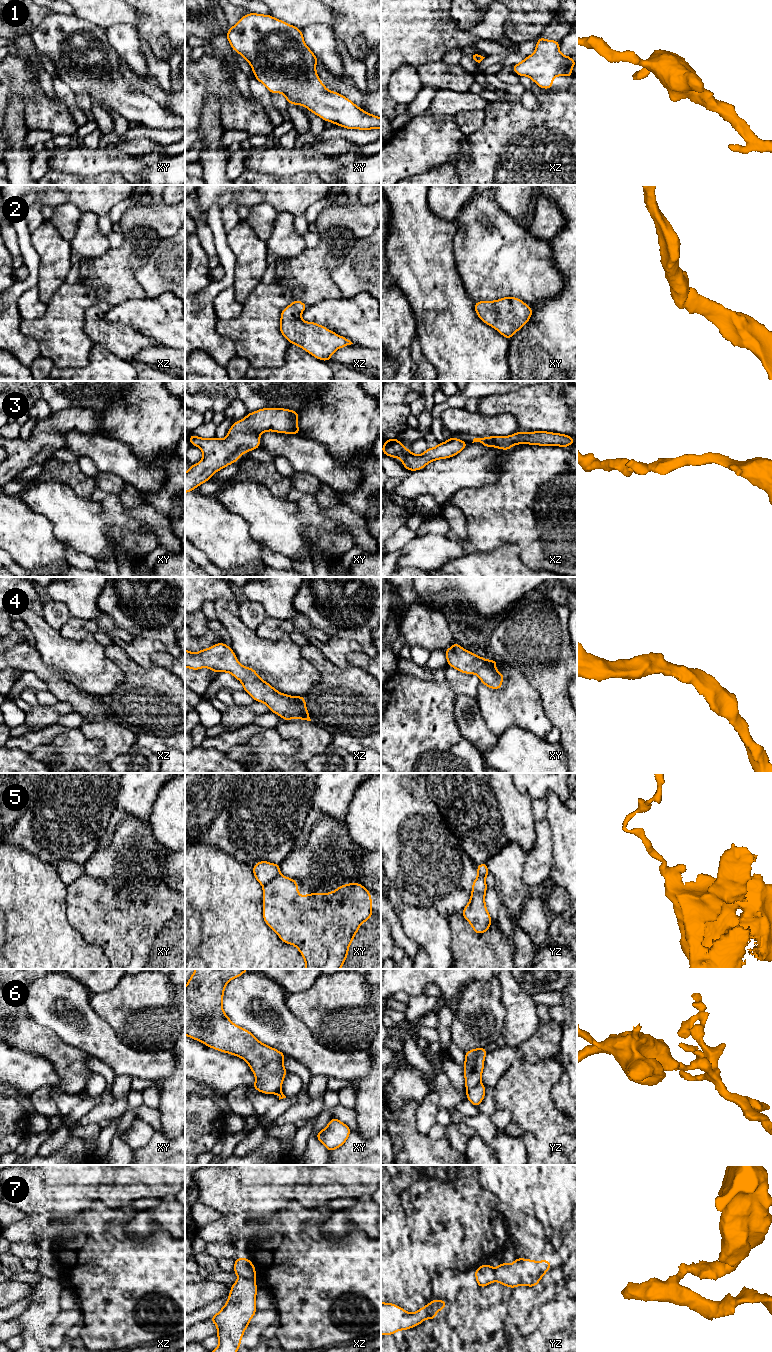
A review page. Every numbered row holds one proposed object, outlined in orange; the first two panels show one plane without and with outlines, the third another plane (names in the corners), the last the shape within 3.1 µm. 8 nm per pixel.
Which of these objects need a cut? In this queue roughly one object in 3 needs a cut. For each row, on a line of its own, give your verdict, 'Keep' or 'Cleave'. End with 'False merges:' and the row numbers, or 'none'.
1: Keep
2: Keep
3: Keep
4: Keep
5: Cleave
6: Cleave
7: Cleave
False merges: 5, 6, 7

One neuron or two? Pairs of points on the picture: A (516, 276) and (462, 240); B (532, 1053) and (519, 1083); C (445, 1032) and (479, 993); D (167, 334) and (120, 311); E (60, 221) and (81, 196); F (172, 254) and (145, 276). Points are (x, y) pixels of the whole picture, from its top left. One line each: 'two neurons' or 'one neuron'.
A: one neuron
B: two neurons
C: two neurons
D: one neuron
E: two neurons
F: one neuron

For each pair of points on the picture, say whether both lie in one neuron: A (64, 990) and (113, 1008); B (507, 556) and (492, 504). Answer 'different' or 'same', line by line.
A: different
B: different

